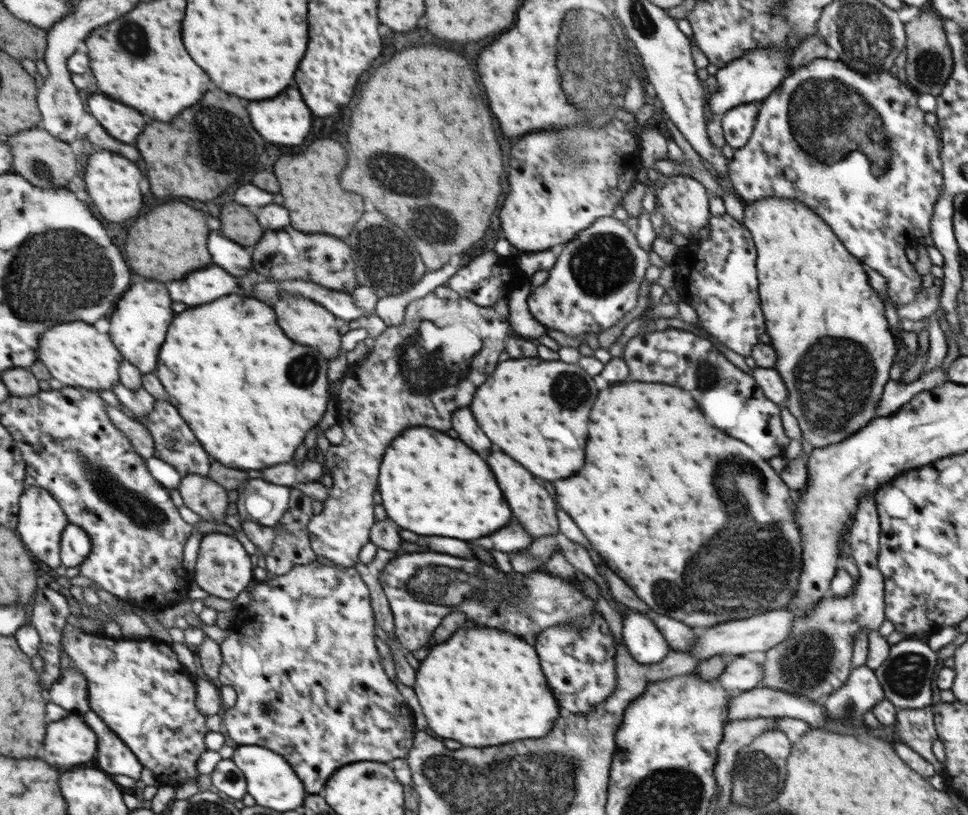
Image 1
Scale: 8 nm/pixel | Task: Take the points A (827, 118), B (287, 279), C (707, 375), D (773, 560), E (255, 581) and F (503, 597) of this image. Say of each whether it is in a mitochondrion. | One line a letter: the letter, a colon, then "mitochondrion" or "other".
A: mitochondrion
B: other
C: mitochondrion
D: mitochondrion
E: other
F: mitochondrion

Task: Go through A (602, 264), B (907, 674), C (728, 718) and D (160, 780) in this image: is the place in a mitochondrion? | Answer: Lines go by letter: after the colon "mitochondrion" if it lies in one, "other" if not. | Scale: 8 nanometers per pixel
A: mitochondrion
B: mitochondrion
C: other
D: other

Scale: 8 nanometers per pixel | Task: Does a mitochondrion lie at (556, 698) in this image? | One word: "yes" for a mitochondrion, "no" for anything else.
no

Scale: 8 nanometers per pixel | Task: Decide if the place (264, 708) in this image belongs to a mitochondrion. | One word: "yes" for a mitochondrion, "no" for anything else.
yes

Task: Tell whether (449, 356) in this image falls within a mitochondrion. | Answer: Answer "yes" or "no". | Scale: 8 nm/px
yes

